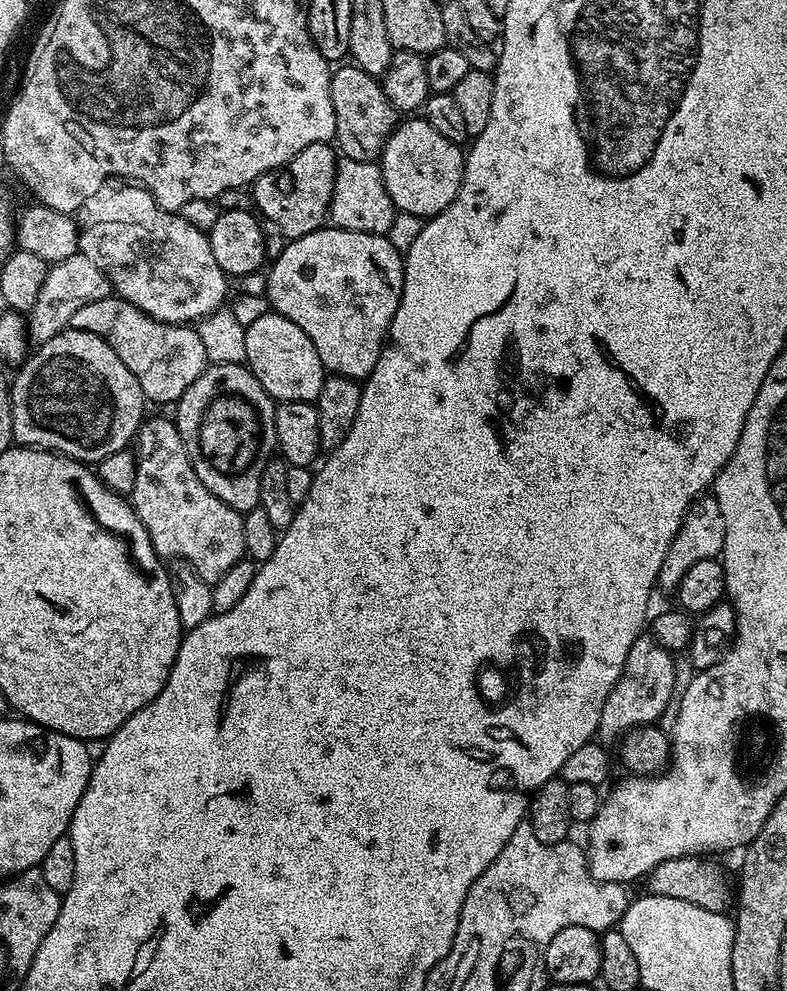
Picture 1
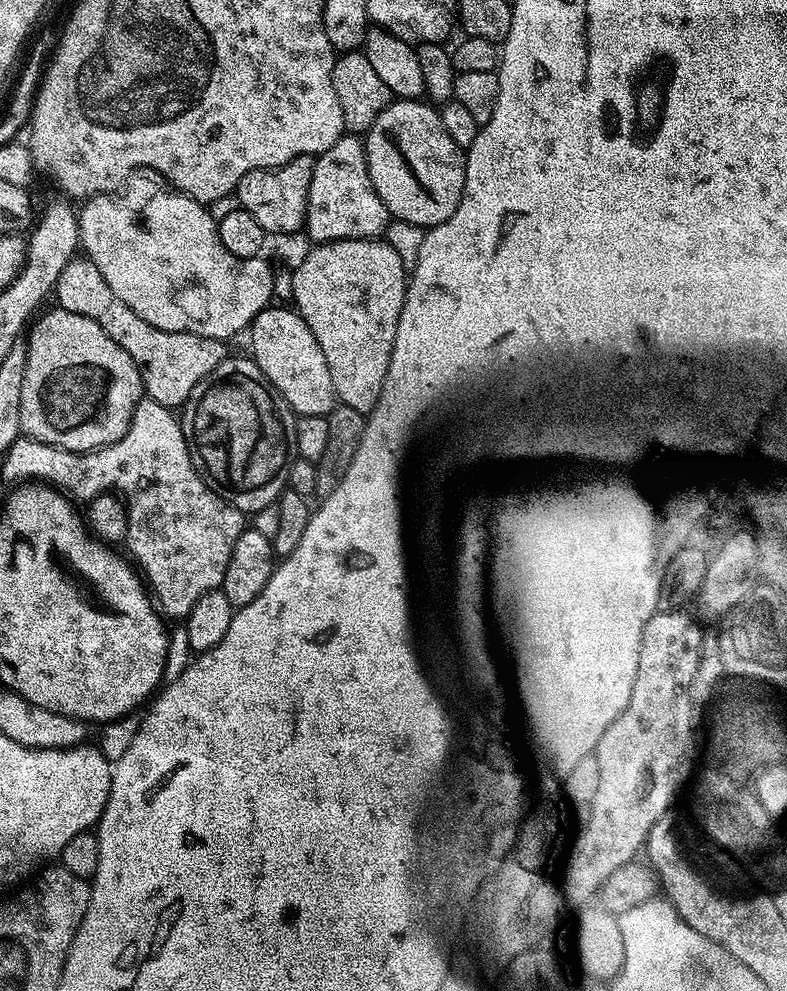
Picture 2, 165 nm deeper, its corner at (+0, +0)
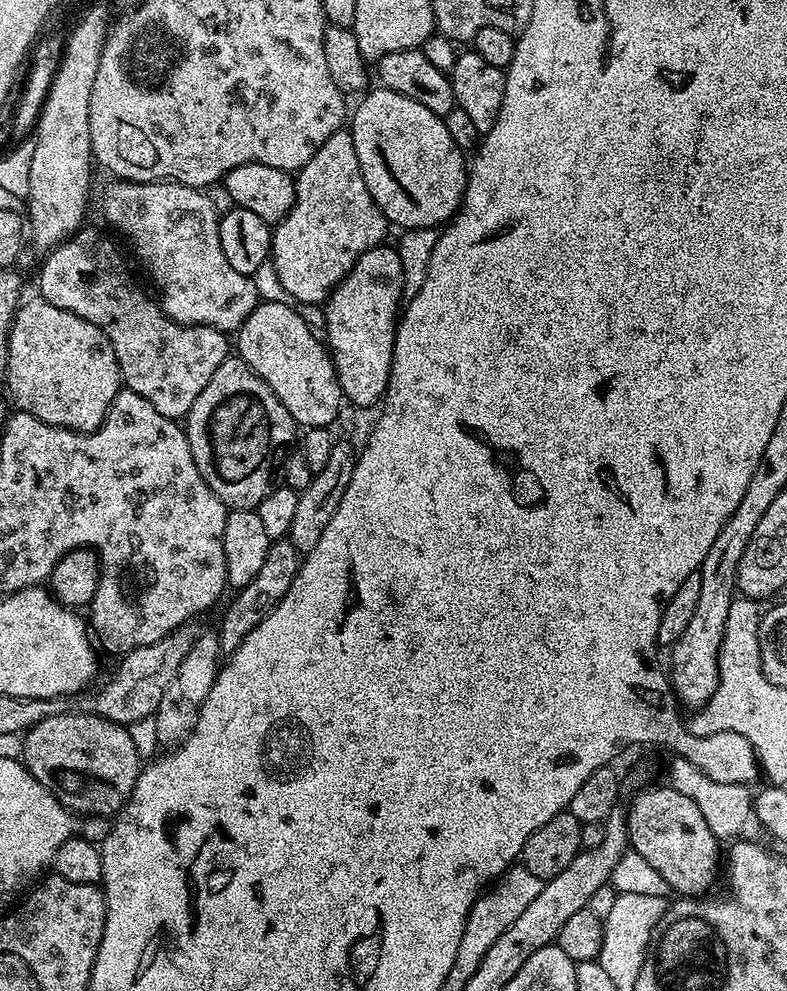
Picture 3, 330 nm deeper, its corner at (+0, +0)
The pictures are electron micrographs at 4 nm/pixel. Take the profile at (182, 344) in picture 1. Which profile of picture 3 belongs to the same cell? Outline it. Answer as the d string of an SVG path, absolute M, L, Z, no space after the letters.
M81 227L69 240L64 240L45 255L48 257L40 268L39 299L62 310L70 310L70 314L78 314L78 318L86 318L86 322L98 326L98 330L102 330L102 334L110 338L110 346L114 346L123 387L134 390L134 394L142 394L142 398L146 398L146 402L150 402L150 406L154 406L158 414L179 421L187 417L198 394L206 390L206 382L214 378L214 370L218 370L218 366L229 359L229 337L210 325L186 325L171 320L161 305L155 299L152 301L136 285L136 280L132 277L123 254L116 249L115 242L110 237L103 236L98 229L88 227Z

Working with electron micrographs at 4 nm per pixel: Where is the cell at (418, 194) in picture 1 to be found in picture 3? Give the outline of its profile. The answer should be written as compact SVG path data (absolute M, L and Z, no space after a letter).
M383 86L374 88L365 91L359 97L359 100L361 99L360 105L357 106L356 113L353 116L351 113L350 116L350 131L354 138L354 151L358 153L358 166L362 166L362 178L366 182L366 190L370 190L374 202L382 210L385 220L388 221L389 225L396 227L397 224L397 229L436 228L437 226L447 225L452 217L456 215L460 207L460 201L464 198L464 187L468 181L465 153L460 151L460 148L454 142L454 138L450 138L450 133L446 131L446 126L444 125L444 117L426 110L426 106L422 106L422 102L414 102L414 98L406 98L406 94L398 94L394 90Z

